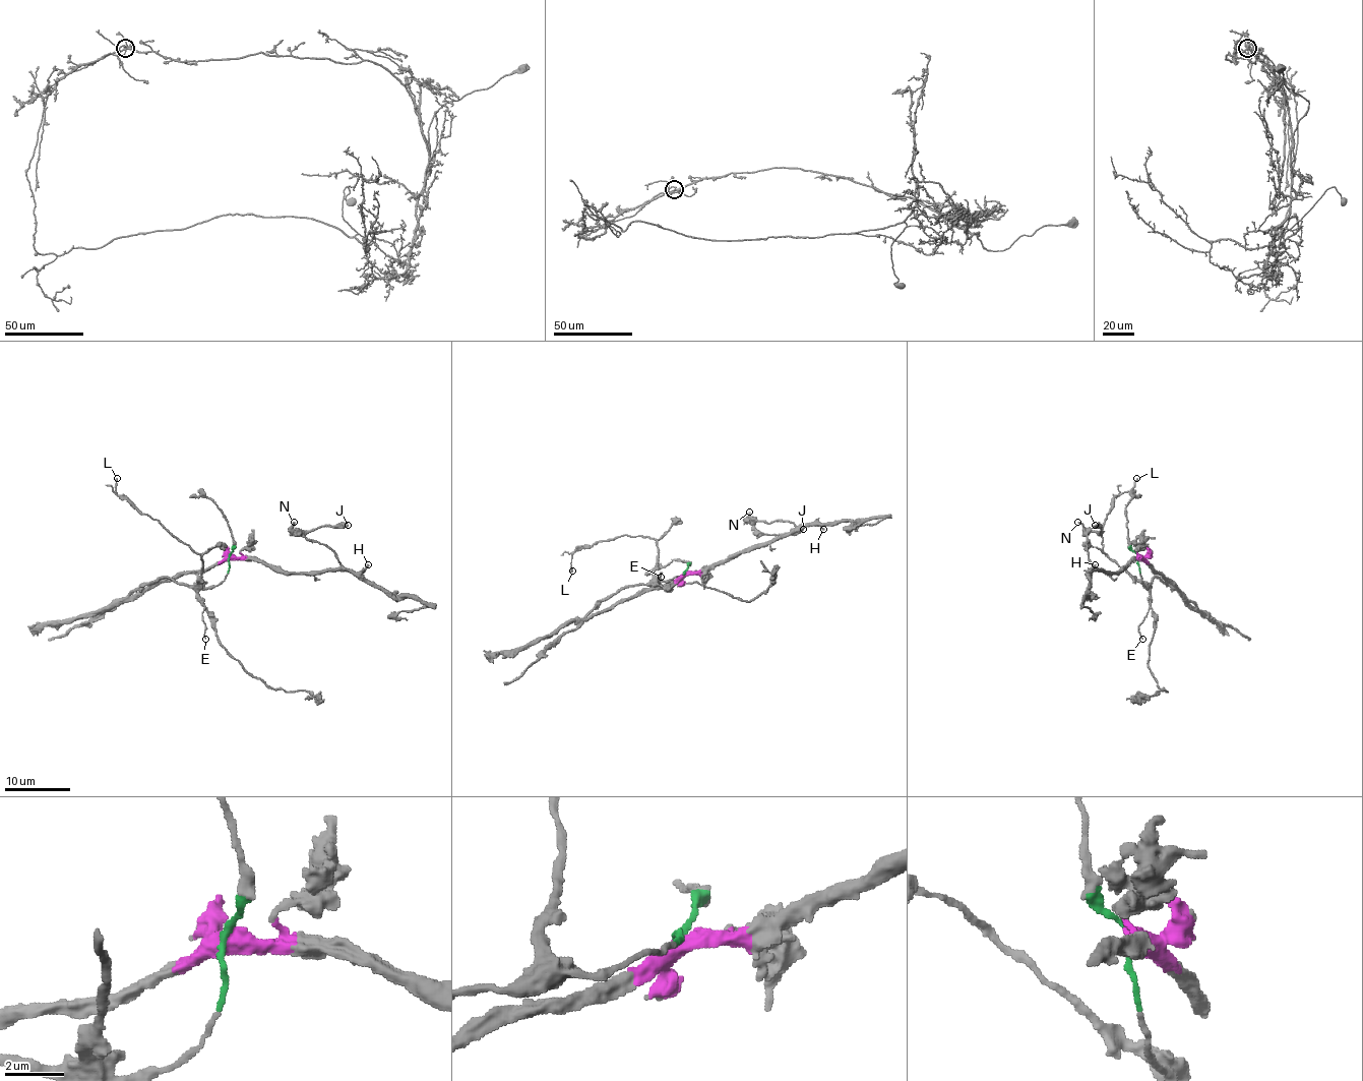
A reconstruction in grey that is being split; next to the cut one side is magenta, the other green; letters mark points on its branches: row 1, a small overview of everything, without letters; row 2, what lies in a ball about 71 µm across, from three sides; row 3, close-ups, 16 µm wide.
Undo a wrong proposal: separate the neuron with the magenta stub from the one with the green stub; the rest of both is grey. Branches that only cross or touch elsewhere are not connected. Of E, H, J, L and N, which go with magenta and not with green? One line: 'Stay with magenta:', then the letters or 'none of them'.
Stay with magenta: H, J, N

